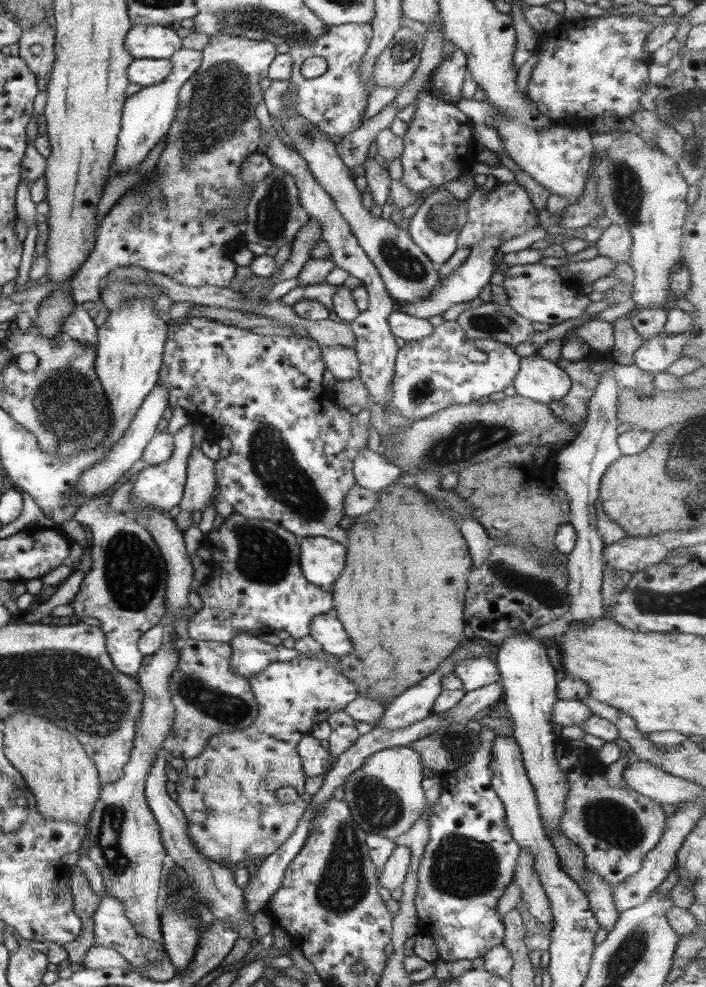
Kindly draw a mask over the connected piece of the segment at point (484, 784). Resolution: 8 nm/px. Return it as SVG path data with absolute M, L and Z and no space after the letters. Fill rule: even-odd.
M478 727L478 736L480 738L481 748L476 750L472 761L464 764L464 766L458 767L458 770L442 775L442 792L438 796L438 802L432 806L432 814L428 816L428 821L430 821L430 840L428 840L424 852L422 852L422 860L418 862L420 866L418 866L418 890L416 890L416 898L414 898L415 909L417 910L417 915L424 920L422 932L432 936L432 940L434 940L438 947L438 957L448 964L451 964L455 960L474 960L474 958L480 958L484 956L484 953L488 952L488 949L502 945L505 928L502 914L498 913L496 904L498 904L498 900L505 893L505 888L512 883L516 868L516 858L520 854L520 846L512 839L507 826L503 802L498 798L491 783L490 754L492 754L492 751L490 750L492 750L492 744L494 744L496 734L490 728Z

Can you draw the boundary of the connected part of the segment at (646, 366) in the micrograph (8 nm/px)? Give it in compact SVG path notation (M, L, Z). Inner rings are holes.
M688 334L656 335L643 339L640 348L634 352L634 364L650 373L666 372L668 366L682 358L684 343Z

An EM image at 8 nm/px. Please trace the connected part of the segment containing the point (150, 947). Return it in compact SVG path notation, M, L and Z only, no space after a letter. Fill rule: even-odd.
M103 893L102 900L100 900L100 906L96 910L96 914L93 916L93 931L94 941L96 945L111 948L119 952L130 964L136 968L144 967L148 961L156 961L160 957L164 957L165 949L161 942L154 942L154 940L148 940L148 938L142 938L130 918L126 918L124 914L124 908L122 902L110 894Z

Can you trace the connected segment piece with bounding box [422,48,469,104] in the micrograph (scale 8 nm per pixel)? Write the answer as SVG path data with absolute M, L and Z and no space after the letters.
M455 48L424 80L422 91L440 96L443 100L458 103L462 97L464 82L469 78L466 54Z

